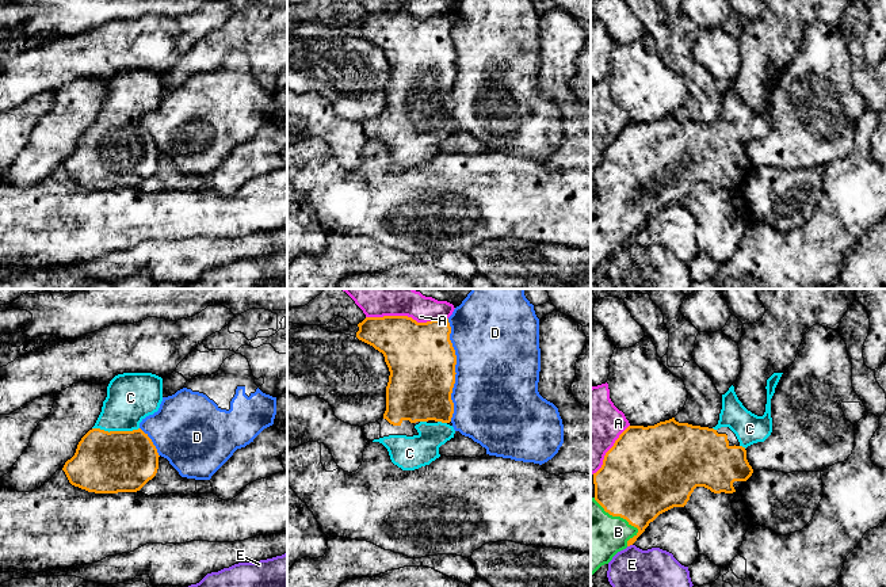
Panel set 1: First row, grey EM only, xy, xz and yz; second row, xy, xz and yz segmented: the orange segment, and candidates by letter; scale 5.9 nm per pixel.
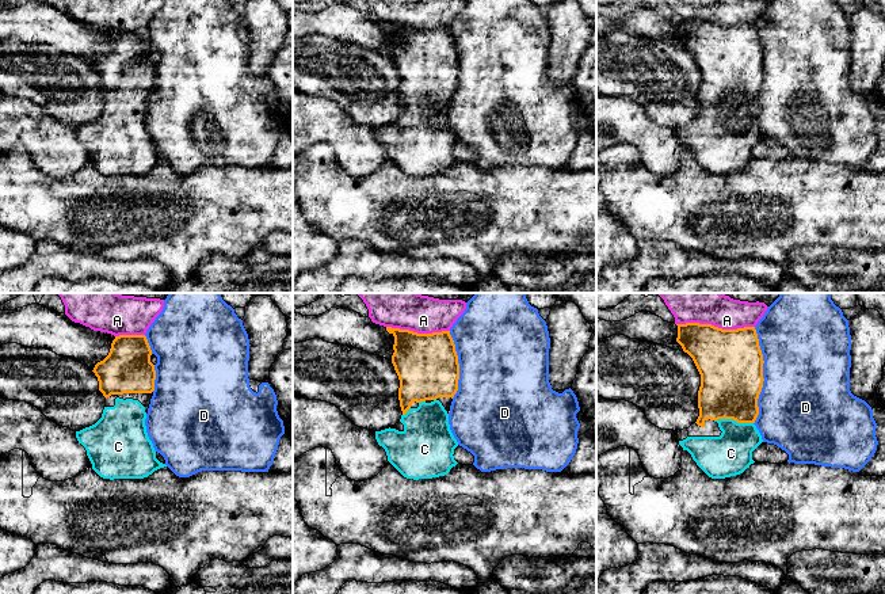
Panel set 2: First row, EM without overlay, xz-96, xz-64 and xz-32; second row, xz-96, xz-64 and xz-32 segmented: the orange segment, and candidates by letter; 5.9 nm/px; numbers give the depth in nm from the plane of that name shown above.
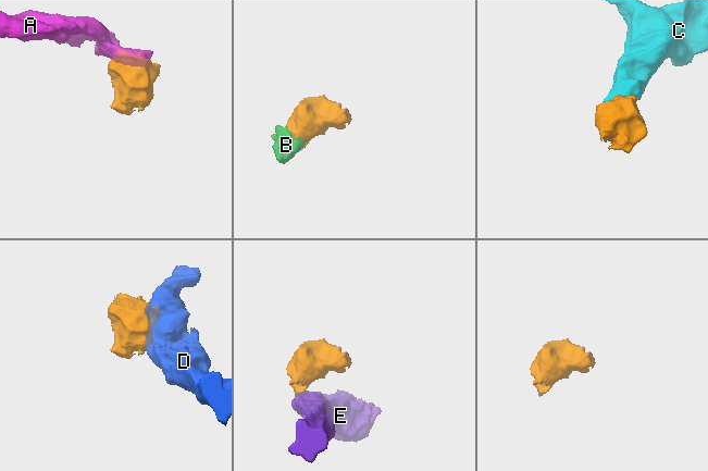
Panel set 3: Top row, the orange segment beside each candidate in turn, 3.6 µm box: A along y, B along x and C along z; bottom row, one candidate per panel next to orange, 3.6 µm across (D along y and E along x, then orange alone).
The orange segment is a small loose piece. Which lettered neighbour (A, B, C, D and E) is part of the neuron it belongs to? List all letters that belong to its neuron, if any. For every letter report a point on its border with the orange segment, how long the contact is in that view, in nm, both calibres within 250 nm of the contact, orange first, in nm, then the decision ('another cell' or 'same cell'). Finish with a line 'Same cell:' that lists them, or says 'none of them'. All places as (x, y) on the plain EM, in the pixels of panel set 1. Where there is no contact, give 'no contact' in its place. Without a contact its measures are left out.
A: xz (407, 12) | 480 nm | 400/110 nm | another cell
B: yz (623, 214) | 360 nm | 480/360 nm | same cell
C: xy (115, 128) | 280 nm | 360/280 nm | same cell
D: xz (454, 67) | 600 nm | 400/480 nm | another cell
E: yz (629, 241) | 40 nm | 240/400 nm | another cell
Same cell: B, C

